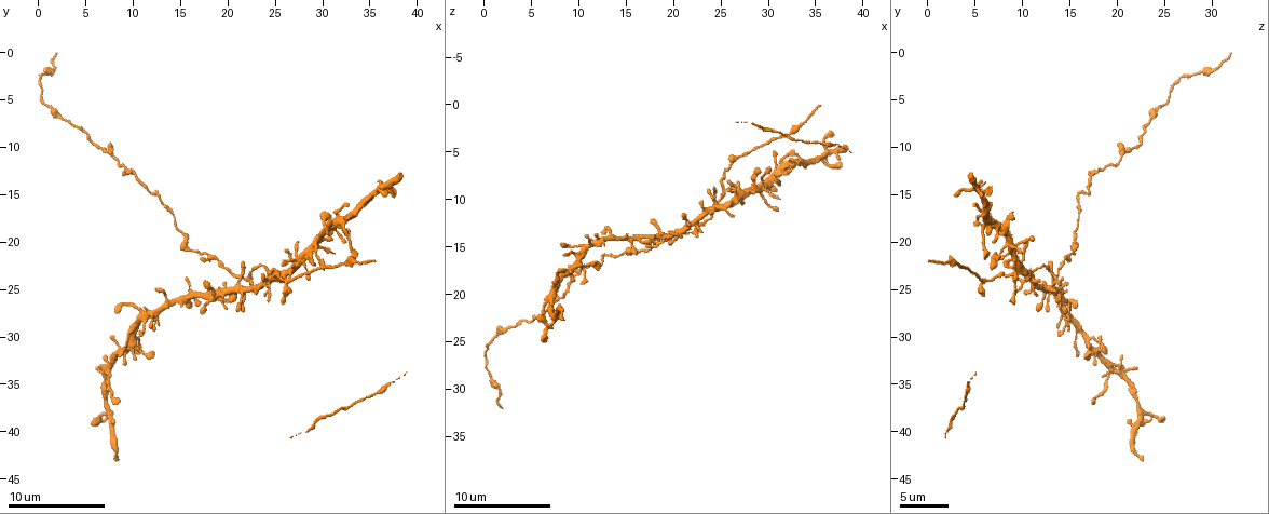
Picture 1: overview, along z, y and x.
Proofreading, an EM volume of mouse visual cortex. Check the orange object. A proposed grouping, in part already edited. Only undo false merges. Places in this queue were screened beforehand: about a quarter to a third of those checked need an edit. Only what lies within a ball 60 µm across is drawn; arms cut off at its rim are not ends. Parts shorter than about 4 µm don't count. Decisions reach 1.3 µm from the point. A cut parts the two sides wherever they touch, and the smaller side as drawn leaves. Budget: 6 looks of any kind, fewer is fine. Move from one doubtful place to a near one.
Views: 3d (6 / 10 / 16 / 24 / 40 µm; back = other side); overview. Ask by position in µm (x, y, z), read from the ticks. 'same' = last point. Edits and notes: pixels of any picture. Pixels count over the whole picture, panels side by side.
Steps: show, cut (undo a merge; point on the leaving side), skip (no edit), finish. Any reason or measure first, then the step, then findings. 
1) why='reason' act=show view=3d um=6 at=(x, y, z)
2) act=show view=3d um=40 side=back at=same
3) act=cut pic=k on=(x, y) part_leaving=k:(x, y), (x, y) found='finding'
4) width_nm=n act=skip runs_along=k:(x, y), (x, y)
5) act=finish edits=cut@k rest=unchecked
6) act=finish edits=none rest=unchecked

act=show view=3d um=16 at=(25.0, 23.0, 9.8)

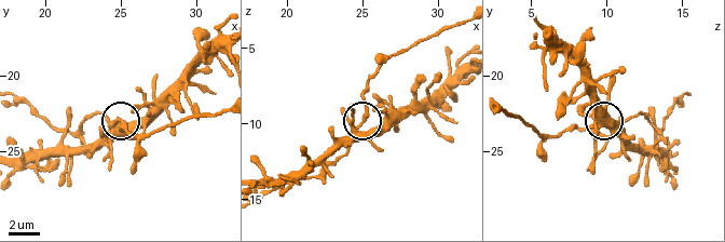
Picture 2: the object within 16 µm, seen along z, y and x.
act=skip runs_along=2:(328, 164), (342, 155), (360, 123), (373, 128), (399, 123) found='all the same neuron'

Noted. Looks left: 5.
why='thin arm on a thick one' act=show view=3d um=10 at=(7.4, 33.8, 19.4)

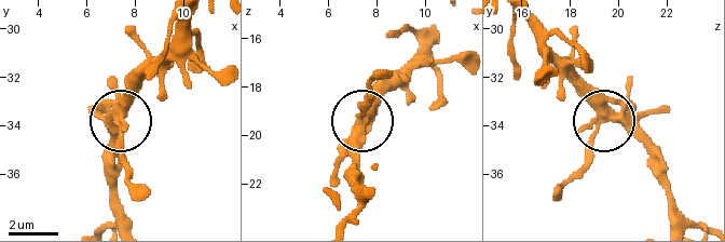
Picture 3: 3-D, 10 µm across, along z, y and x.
width_nm=350 act=skip runs_along=3:(183, 22), (120, 120), (124, 180) found='one neuron here'

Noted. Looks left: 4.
why='three arms meet' act=show view=3d um=16 at=(26.8, 23.8, 5.4)

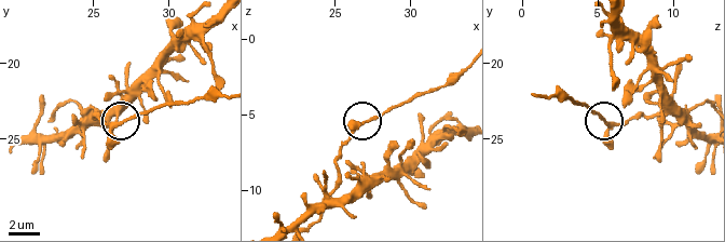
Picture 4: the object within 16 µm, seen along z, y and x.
width_nm=200 act=skip runs_along=4:(59, 108), (73, 103), (112, 124), (153, 106) found='continuous, no second neuron'

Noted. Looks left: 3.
act=finish edits=none rest=unchecked

